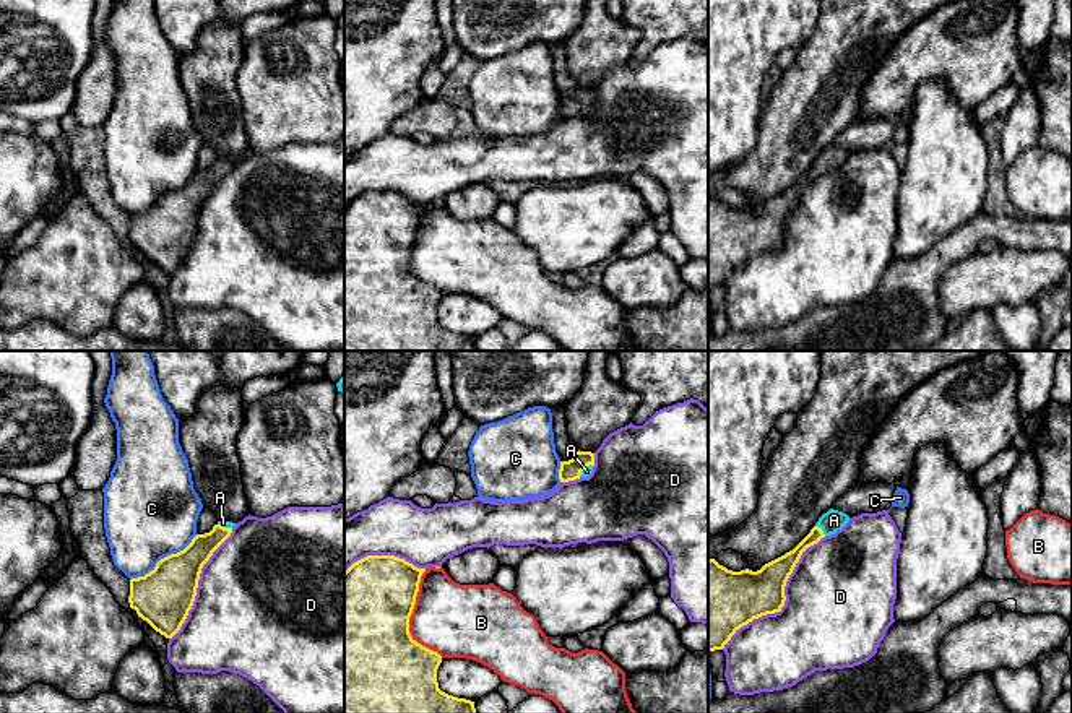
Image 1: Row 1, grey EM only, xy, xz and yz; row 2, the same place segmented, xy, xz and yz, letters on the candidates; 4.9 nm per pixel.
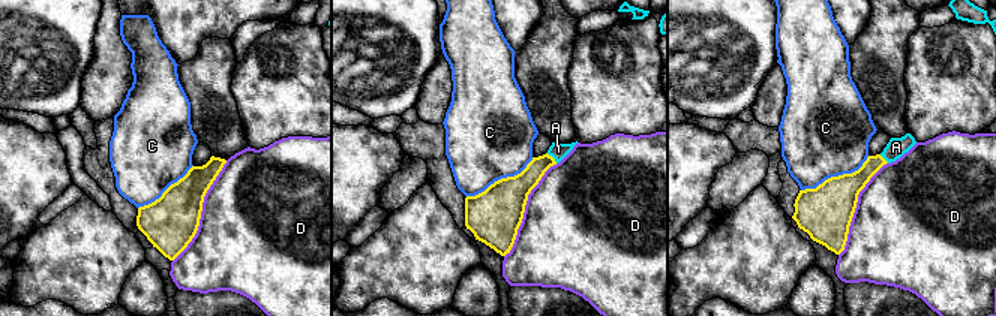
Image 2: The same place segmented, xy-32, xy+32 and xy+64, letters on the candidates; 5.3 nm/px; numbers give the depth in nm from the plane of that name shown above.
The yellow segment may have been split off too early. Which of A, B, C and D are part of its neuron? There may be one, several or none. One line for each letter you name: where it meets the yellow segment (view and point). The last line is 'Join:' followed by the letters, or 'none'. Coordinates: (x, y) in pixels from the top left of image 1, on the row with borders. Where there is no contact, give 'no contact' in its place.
A: contact yz (821, 530)
Join: A

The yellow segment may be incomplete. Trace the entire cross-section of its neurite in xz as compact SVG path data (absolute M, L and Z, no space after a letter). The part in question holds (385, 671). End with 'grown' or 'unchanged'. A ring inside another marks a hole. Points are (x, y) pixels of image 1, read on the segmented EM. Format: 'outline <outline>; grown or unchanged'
outline M367 555L344 572L344 713L476 713L474 702L439 689L442 656L409 633L424 572L395 555Z; unchanged

